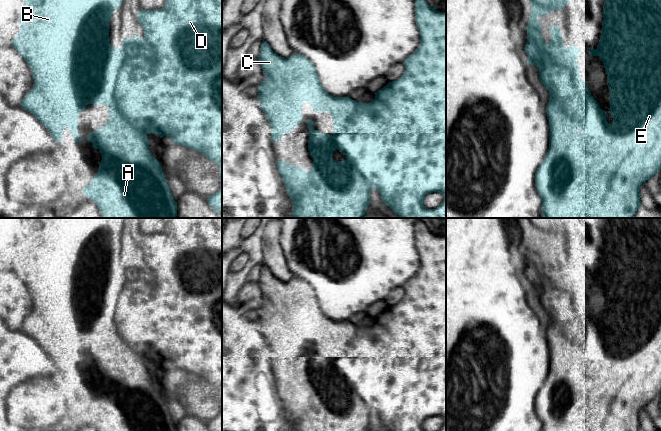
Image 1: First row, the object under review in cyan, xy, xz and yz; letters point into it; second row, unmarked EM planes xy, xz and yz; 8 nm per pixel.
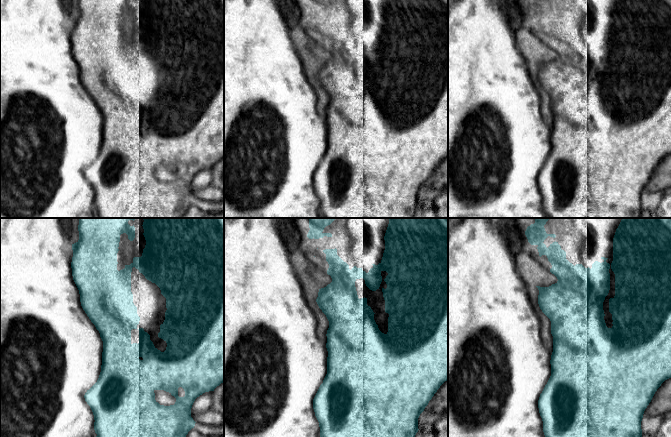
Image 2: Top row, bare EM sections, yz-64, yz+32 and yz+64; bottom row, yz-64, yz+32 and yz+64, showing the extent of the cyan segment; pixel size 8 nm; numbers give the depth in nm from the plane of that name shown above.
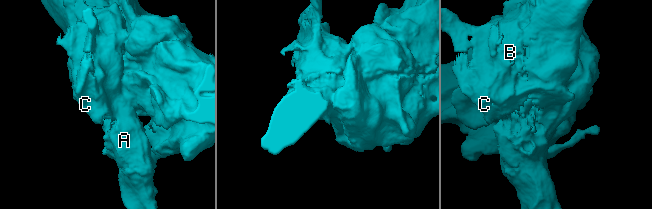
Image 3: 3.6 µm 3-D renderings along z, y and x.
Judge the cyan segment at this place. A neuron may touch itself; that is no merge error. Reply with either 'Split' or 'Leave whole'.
Split

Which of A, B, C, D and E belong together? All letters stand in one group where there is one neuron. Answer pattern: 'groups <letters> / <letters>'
groups A B C E / D

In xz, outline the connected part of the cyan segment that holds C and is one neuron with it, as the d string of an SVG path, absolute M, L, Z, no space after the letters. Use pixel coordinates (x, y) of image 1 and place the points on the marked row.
M263 40L257 56L263 74L267 77L258 85L258 99L260 108L271 125L272 141L280 141L281 135L292 130L297 123L302 122L302 102L319 101L329 105L339 105L340 112L351 117L358 102L347 97L335 97L328 94L319 82L317 71L313 63L305 56L294 53L290 57L281 57L273 52L269 44Z

